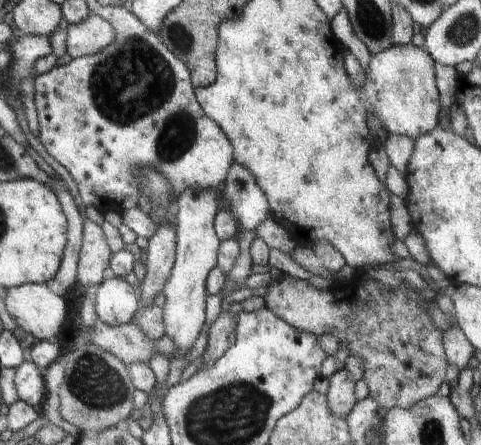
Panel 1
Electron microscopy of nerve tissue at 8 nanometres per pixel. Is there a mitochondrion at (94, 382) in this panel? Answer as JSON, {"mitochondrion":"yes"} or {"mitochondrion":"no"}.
{"mitochondrion":"yes"}

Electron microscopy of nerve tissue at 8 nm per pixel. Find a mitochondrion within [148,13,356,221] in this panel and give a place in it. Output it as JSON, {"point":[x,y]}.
{"point":[179,35]}

